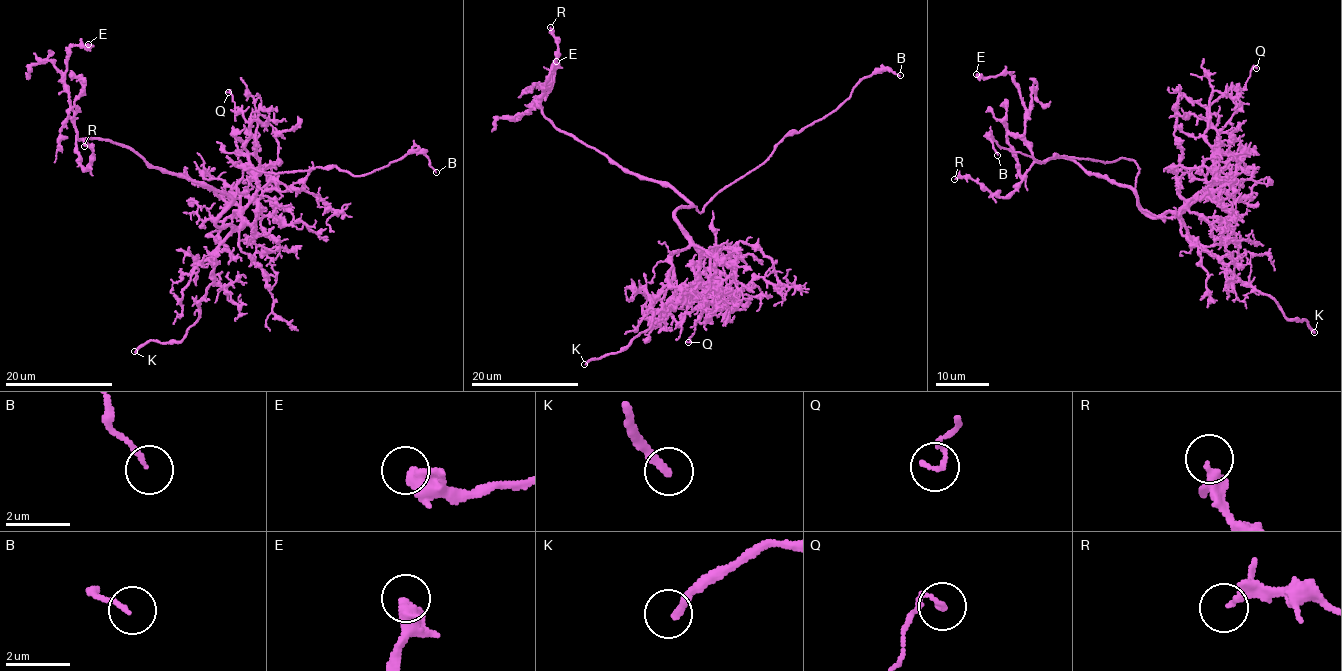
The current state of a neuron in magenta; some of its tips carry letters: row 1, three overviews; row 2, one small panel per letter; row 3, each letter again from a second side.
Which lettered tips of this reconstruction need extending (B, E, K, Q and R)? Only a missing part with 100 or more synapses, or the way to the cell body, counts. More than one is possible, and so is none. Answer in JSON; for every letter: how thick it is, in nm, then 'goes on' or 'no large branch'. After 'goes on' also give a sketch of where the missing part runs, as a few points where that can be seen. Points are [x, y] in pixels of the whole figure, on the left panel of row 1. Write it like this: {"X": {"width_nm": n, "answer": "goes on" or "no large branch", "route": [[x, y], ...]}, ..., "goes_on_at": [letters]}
{"B": {"width_nm": 120, "answer": "no large branch"}, "E": {"width_nm": 360, "answer": "no large branch"}, "K": {"width_nm": 240, "answer": "goes on"}, "Q": {"width_nm": 140, "answer": "no large branch"}, "R": {"width_nm": 200, "answer": "no large branch"}, "goes_on_at": ["K"]}

